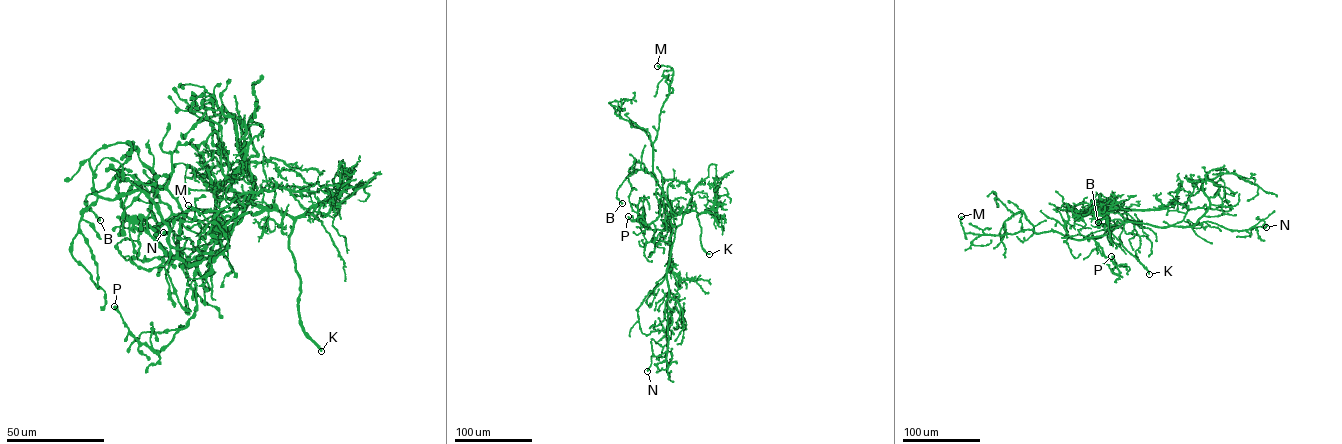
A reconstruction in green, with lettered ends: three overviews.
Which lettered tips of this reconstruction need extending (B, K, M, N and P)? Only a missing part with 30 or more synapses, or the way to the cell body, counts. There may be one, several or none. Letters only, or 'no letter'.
K

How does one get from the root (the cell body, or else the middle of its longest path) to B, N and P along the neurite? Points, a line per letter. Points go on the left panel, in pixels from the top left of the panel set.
B: (233, 220), (218, 254), (187, 264), (128, 218), (115, 176), (86, 197), (100, 220)
N: (233, 220), (214, 232), (217, 231), (214, 218), (217, 240), (195, 248), (179, 248), (174, 232), (163, 232)
P: (233, 220), (235, 225), (225, 247), (198, 261), (195, 314), (162, 350), (154, 352), (140, 343), (114, 306)

